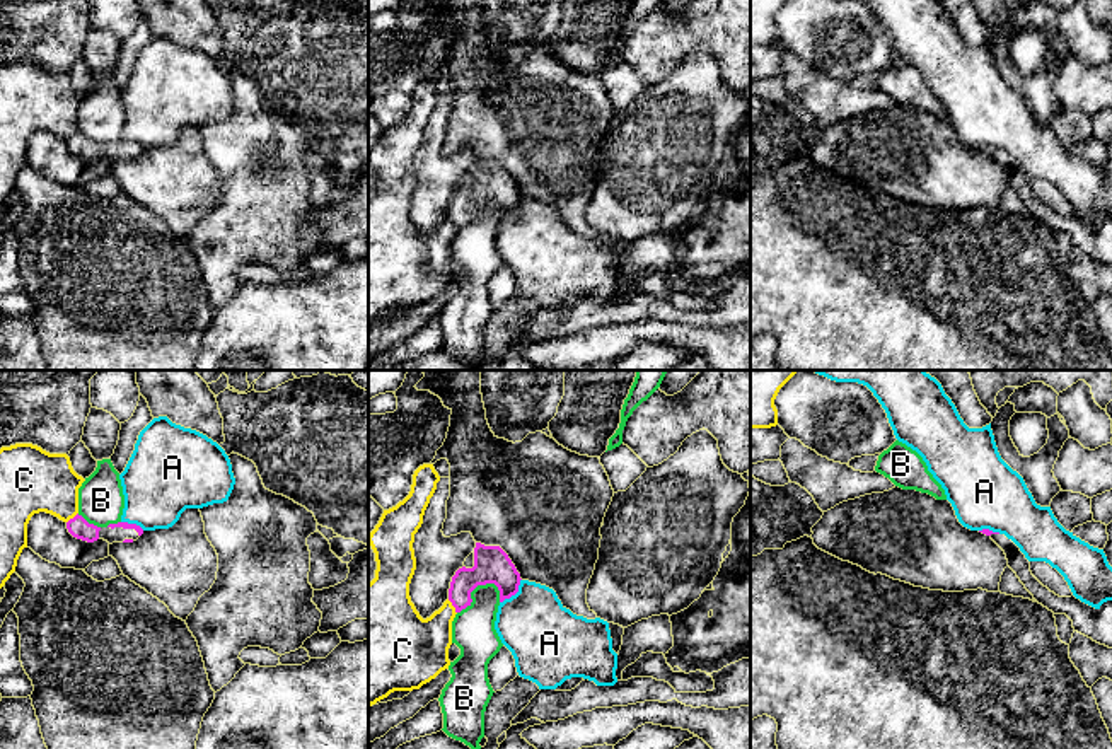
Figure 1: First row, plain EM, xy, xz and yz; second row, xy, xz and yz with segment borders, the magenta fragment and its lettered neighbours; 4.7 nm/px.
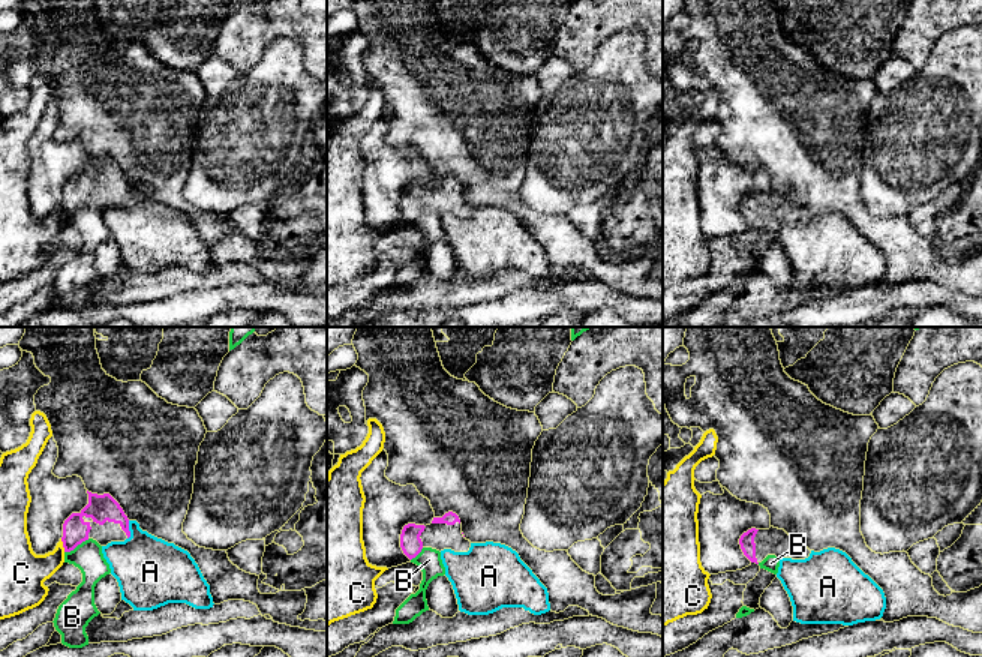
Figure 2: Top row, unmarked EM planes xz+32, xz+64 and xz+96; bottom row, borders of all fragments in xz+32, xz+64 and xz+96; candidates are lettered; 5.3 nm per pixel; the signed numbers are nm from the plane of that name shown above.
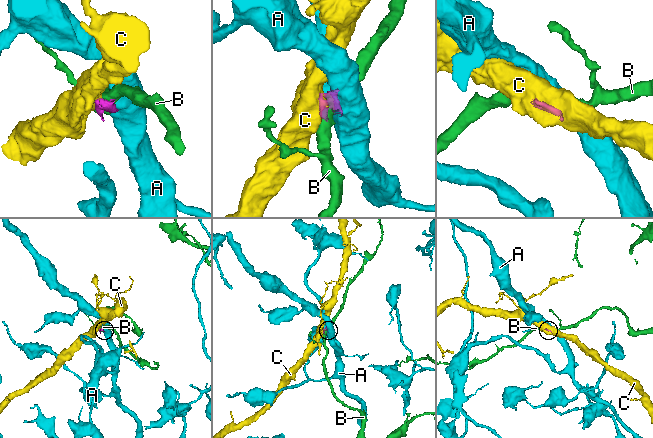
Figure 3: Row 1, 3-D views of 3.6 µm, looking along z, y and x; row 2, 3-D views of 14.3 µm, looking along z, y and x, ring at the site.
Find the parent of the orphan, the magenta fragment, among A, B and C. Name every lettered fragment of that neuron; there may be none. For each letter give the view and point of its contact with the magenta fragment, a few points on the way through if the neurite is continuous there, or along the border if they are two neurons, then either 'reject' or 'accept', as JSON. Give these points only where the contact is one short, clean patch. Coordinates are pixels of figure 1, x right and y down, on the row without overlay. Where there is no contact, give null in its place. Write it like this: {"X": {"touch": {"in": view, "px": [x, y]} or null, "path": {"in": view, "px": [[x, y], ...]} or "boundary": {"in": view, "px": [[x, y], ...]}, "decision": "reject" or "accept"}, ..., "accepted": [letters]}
{"A": {"touch": {"in": "xz", "px": [514, 212]}, "boundary": {"in": "xz", "px": [[521, 197], [519, 207], [500, 220]]}, "decision": "reject"}, "B": {"touch": {"in": "xz", "px": [473, 207]}, "decision": "reject"}, "C": {"touch": {"in": "xz", "px": [452, 222]}, "boundary": {"in": "xz", "px": [[447, 217], [456, 231]]}, "decision": "reject"}, "accepted": []}

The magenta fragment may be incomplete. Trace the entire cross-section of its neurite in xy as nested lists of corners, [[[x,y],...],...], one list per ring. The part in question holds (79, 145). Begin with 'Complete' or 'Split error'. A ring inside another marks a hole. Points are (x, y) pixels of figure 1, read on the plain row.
Split error. [[[78,131],[67,140],[67,147],[77,157],[82,157],[87,160],[104,157],[109,162],[113,162],[113,160],[133,160],[143,152],[143,147],[136,142],[118,140],[118,142],[109,142],[107,145],[97,145],[94,142],[89,142]]]

